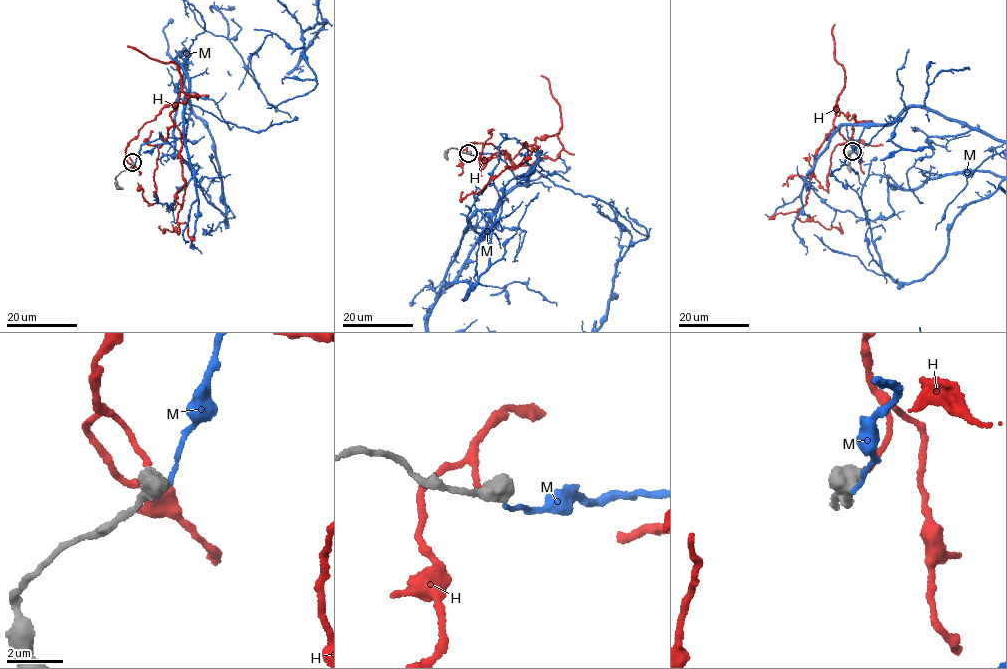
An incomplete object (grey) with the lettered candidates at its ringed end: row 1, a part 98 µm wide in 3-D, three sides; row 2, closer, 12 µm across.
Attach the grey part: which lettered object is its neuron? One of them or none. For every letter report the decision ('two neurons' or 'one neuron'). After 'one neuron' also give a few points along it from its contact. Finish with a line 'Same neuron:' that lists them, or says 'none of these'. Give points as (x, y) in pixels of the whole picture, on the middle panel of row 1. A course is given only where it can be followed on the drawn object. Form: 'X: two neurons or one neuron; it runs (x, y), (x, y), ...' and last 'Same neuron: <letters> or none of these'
H: one neuron; it runs (469, 153), (489, 143), (517, 166), (562, 149), (554, 135), (536, 138), (523, 163), (463, 192)
M: two neurons
Same neuron: H

